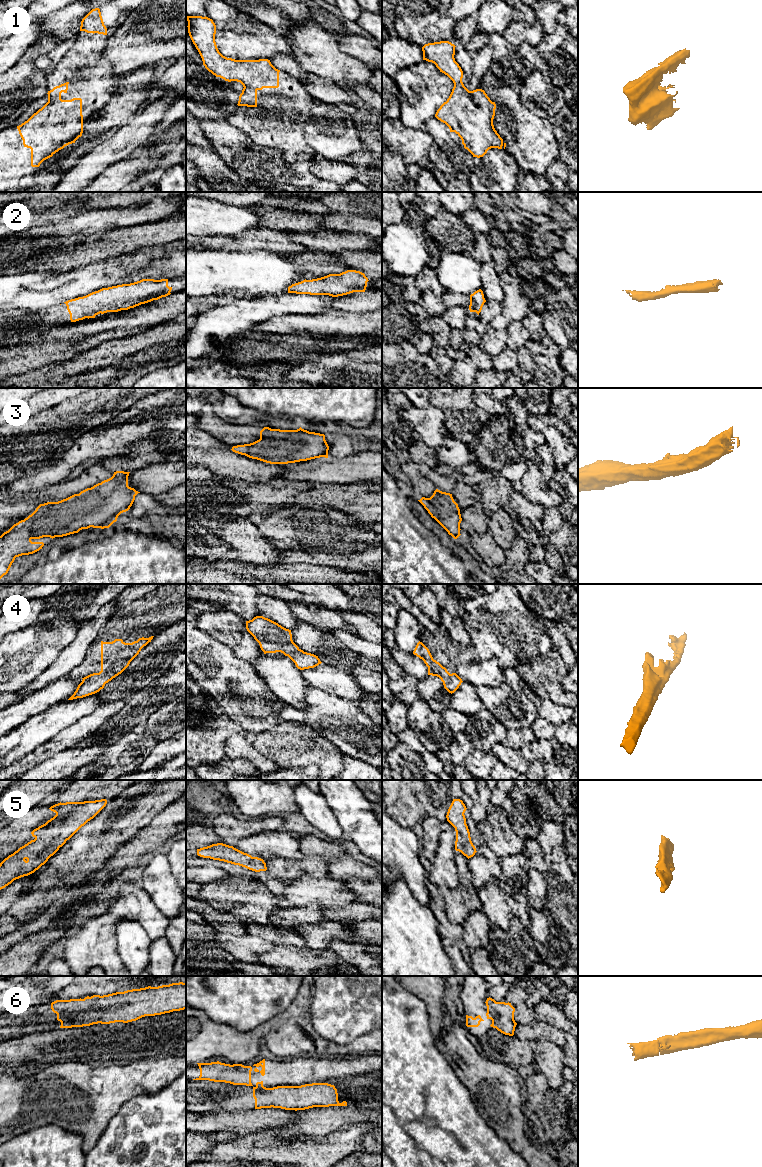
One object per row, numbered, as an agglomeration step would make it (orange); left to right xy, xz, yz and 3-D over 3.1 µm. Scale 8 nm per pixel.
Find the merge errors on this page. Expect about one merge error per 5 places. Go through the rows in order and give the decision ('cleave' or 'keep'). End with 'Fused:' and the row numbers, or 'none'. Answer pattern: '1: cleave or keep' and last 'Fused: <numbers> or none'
1: keep
2: keep
3: keep
4: keep
5: keep
6: cleave
Fused: 6

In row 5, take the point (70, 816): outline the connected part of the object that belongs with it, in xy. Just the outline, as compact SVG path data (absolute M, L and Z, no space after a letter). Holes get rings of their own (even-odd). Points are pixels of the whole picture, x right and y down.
M106 799L58 803L49 809L56 815L34 829L35 838L0 863L0 890L44 865L67 840L93 819L107 804Z

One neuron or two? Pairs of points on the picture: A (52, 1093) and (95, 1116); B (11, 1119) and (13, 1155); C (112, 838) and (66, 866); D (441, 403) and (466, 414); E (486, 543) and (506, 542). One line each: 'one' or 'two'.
A: one
B: two
C: one
D: one
E: two

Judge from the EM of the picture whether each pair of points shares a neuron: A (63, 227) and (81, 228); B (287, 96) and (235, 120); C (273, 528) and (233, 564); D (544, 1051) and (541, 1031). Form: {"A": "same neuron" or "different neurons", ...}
{"A": "same neuron", "B": "same neuron", "C": "different neurons", "D": "different neurons"}

